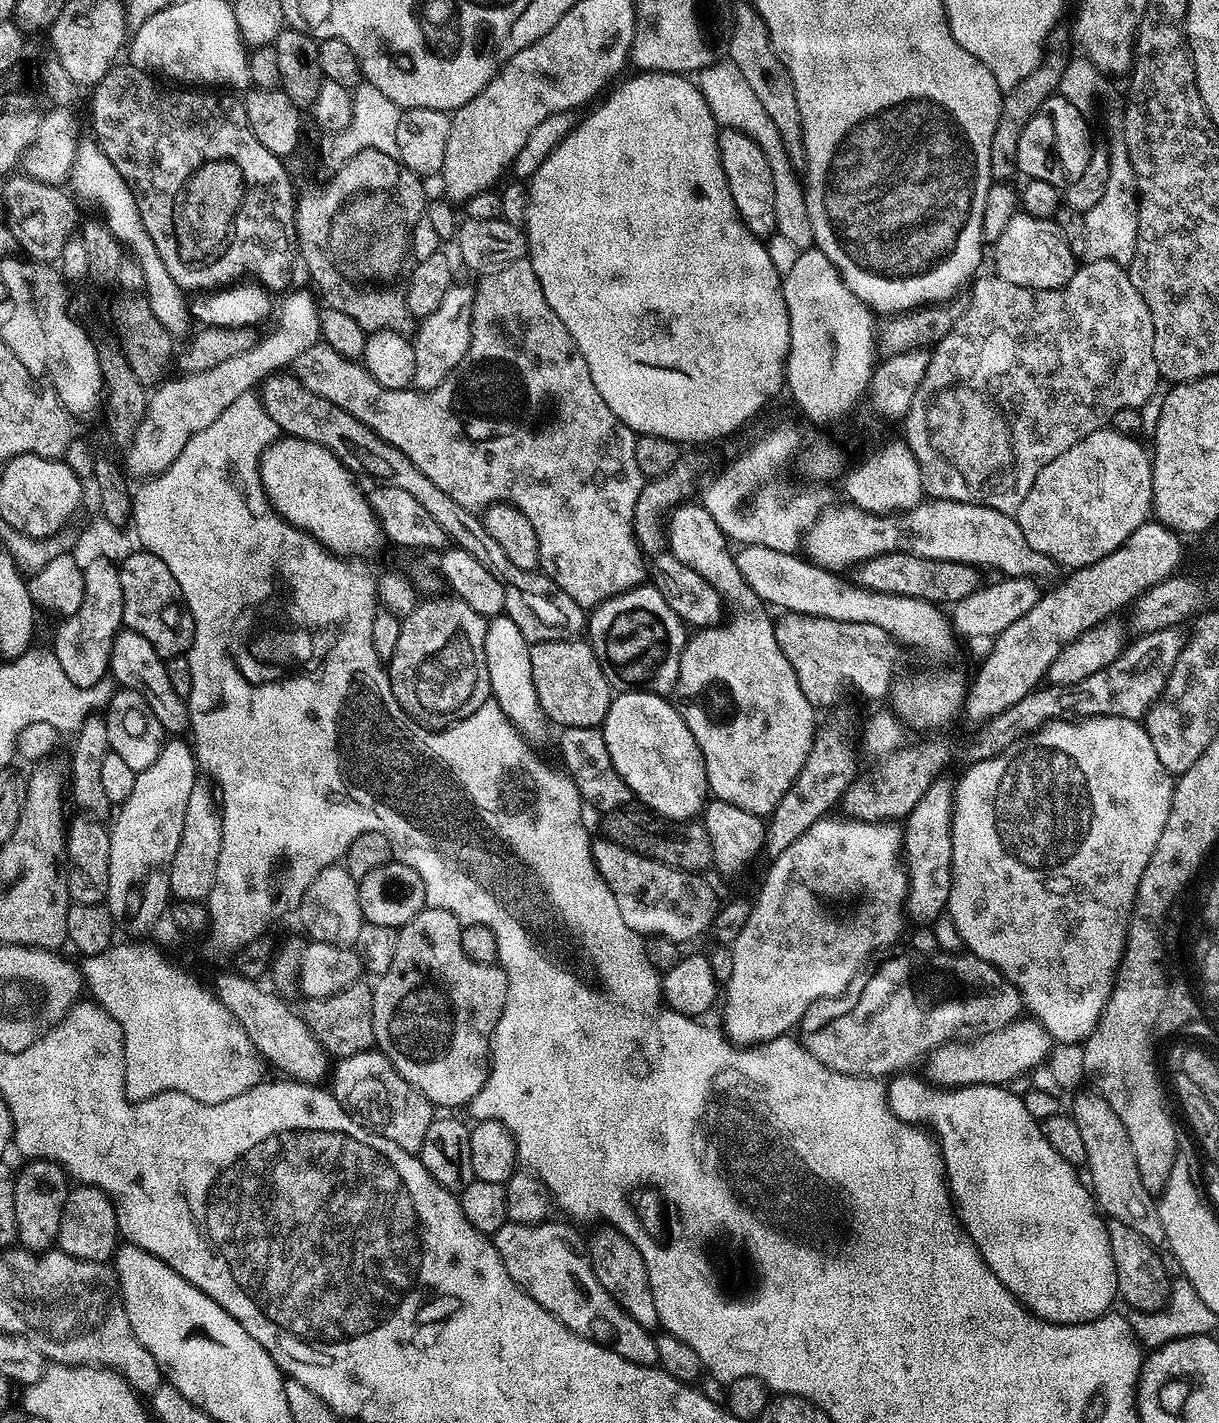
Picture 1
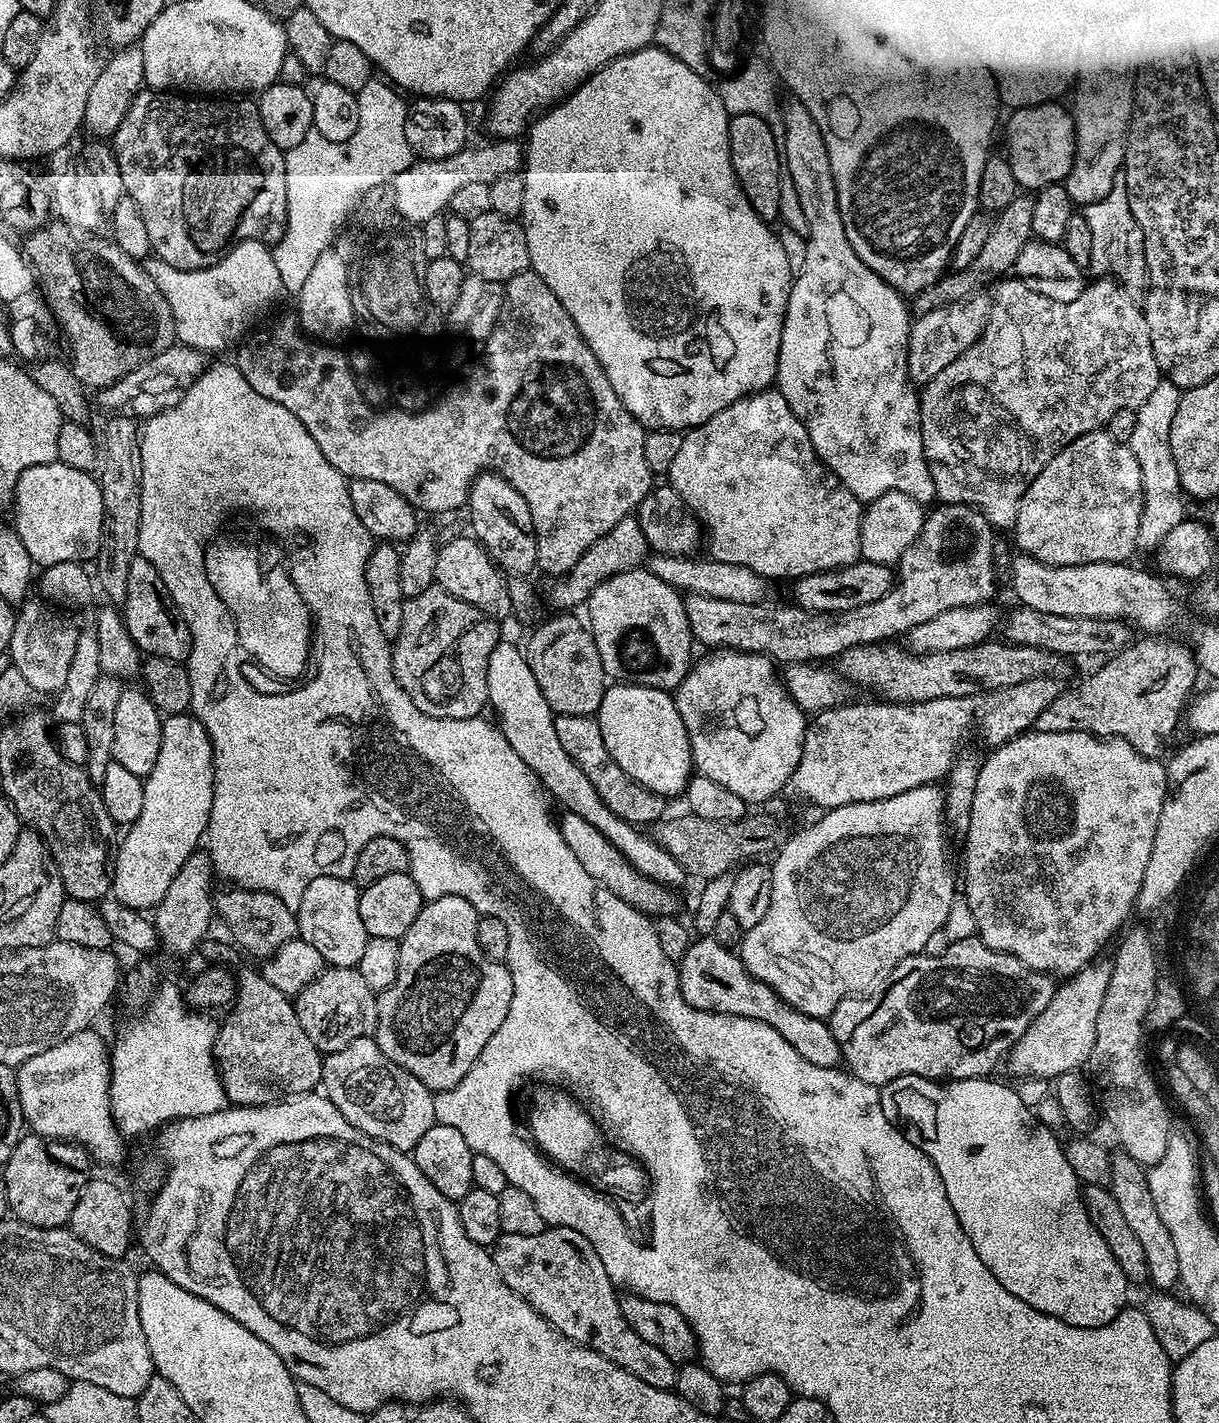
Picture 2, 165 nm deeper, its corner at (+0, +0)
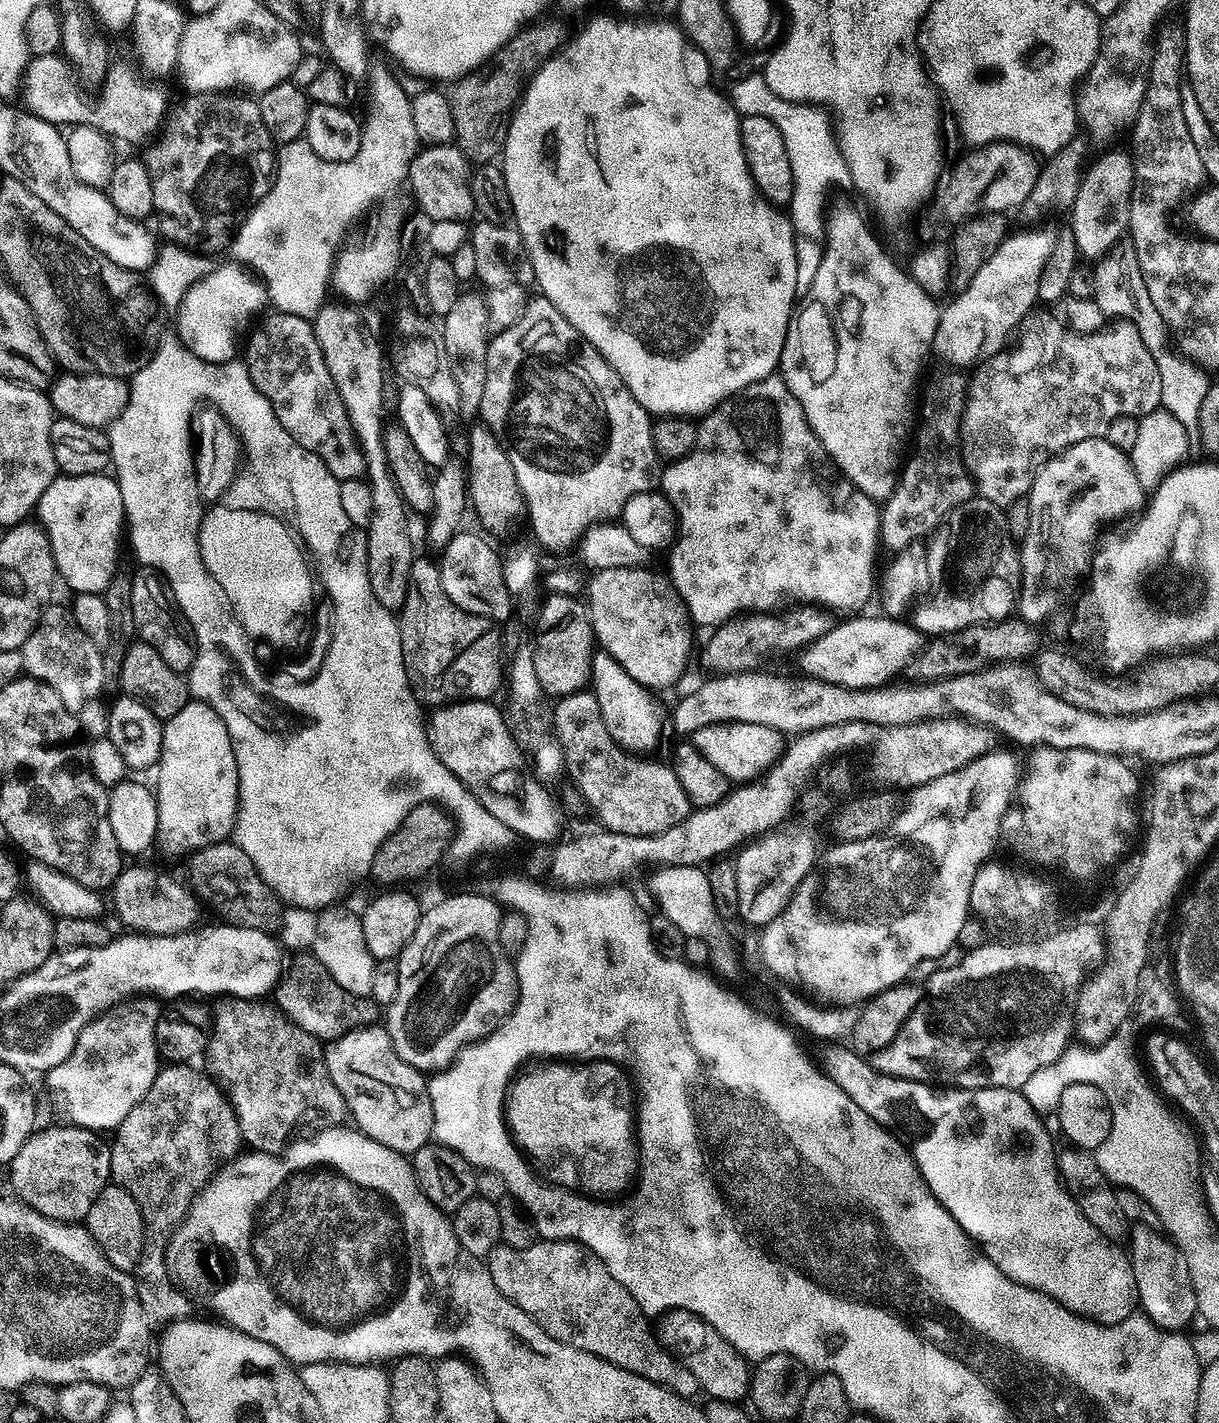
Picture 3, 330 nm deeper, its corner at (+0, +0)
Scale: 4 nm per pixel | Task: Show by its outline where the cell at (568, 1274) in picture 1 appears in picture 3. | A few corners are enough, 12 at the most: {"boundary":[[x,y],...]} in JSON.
{"boundary":[[577,1240],[501,1242],[500,1293],[558,1342],[673,1396],[698,1378]]}

